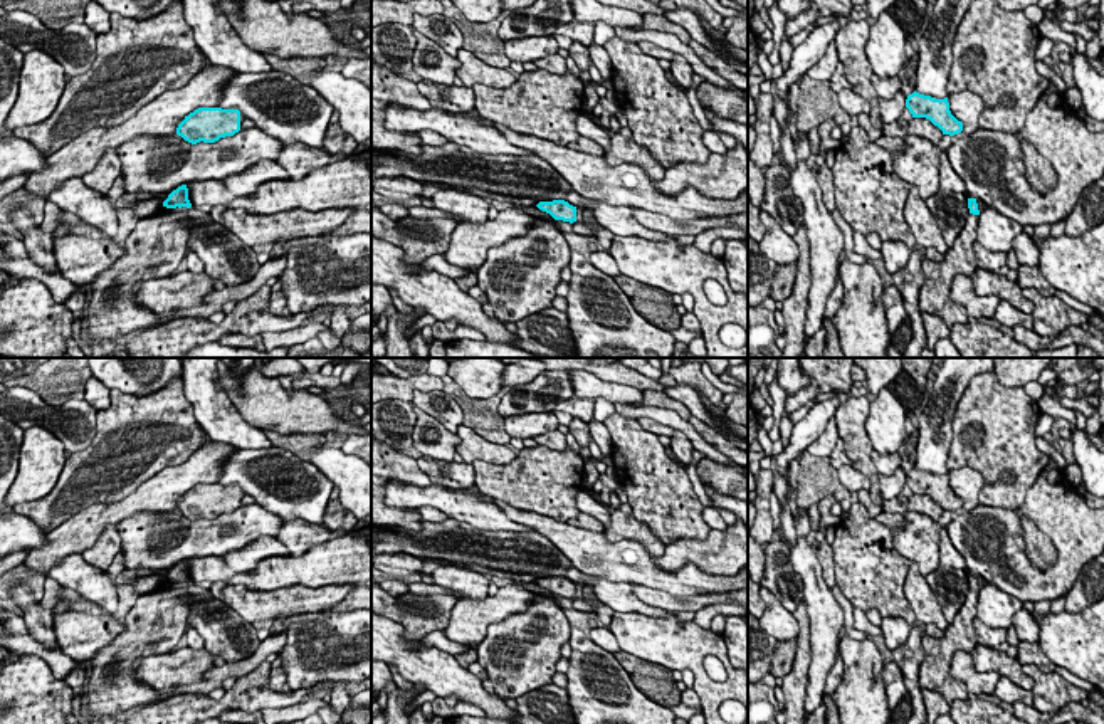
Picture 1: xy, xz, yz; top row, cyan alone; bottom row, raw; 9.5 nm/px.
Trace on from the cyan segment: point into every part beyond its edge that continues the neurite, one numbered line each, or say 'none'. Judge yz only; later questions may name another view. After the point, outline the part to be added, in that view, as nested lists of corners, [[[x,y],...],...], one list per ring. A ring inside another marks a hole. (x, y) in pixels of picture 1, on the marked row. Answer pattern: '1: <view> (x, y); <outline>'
1: yz (935, 298); [[[968,213],[965,228],[941,262],[923,259],[924,284],[919,289],[919,309],[939,316],[948,328],[966,324],[968,312],[951,297],[951,282],[956,274],[970,275],[976,269],[973,244],[976,242],[978,215]]]

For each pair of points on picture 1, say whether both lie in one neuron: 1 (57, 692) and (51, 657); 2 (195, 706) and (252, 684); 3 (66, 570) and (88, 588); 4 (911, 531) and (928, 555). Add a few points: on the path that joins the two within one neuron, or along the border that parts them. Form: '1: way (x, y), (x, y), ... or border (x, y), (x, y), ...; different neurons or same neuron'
1: border (21, 655), (37, 655), (63, 681); different neurons
2: way (209, 706), (220, 706), (239, 696); same neuron
3: way (71, 573), (84, 583); same neuron
4: way (914, 536), (925, 550); same neuron

